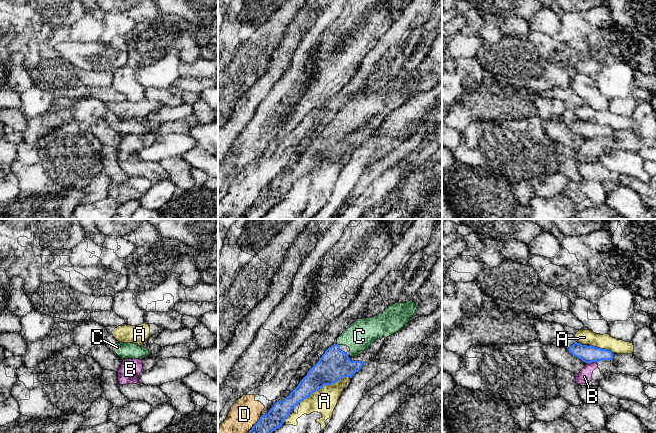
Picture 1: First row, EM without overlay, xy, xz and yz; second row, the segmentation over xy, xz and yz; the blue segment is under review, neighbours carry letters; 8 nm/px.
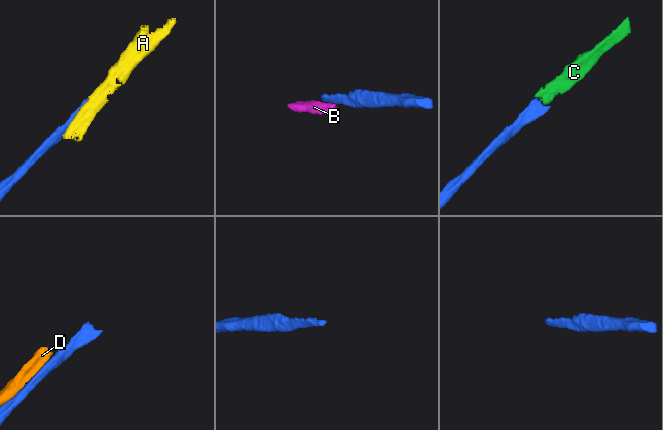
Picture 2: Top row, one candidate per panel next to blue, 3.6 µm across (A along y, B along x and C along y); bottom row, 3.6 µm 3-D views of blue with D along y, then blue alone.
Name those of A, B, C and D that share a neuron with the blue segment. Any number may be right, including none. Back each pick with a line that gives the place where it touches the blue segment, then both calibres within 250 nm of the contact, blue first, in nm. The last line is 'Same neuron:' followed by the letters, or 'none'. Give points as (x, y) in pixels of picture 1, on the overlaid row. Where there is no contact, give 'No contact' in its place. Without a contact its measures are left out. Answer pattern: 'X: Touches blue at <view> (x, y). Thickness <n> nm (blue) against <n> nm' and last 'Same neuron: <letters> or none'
C: Touches blue at xz (337, 344). Thickness 240 nm (blue) against 240 nm
Same neuron: C

